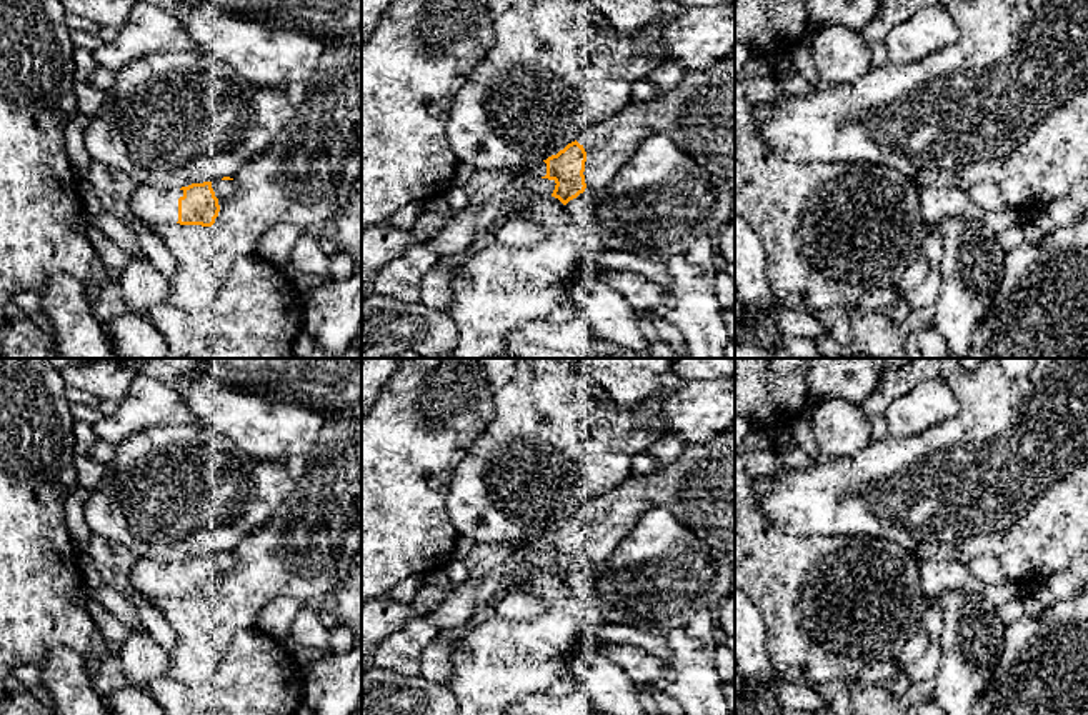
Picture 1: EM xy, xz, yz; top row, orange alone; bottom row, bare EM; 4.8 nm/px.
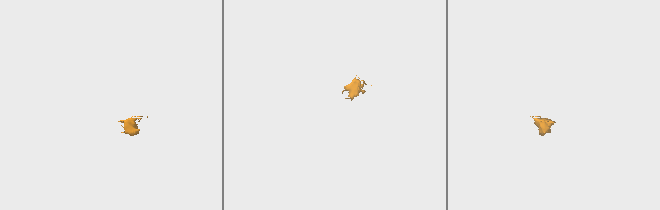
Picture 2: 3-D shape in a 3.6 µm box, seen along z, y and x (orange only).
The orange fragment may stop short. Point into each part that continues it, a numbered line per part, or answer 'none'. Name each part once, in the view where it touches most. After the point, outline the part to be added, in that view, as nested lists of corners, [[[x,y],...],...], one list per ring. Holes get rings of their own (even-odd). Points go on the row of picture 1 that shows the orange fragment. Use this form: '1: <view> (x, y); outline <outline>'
1: xy (152, 205); outline [[[137,185],[130,207],[133,217],[155,227],[157,223],[178,222],[178,198],[183,197],[180,188],[155,188],[148,185]]]
2: xz (698, 114); outline [[[735,47],[715,65],[701,72],[685,72],[668,93],[648,102],[633,98],[616,113],[583,128],[576,142],[586,152],[583,172],[586,187],[605,187],[653,133],[671,138],[708,173],[735,182]]]

